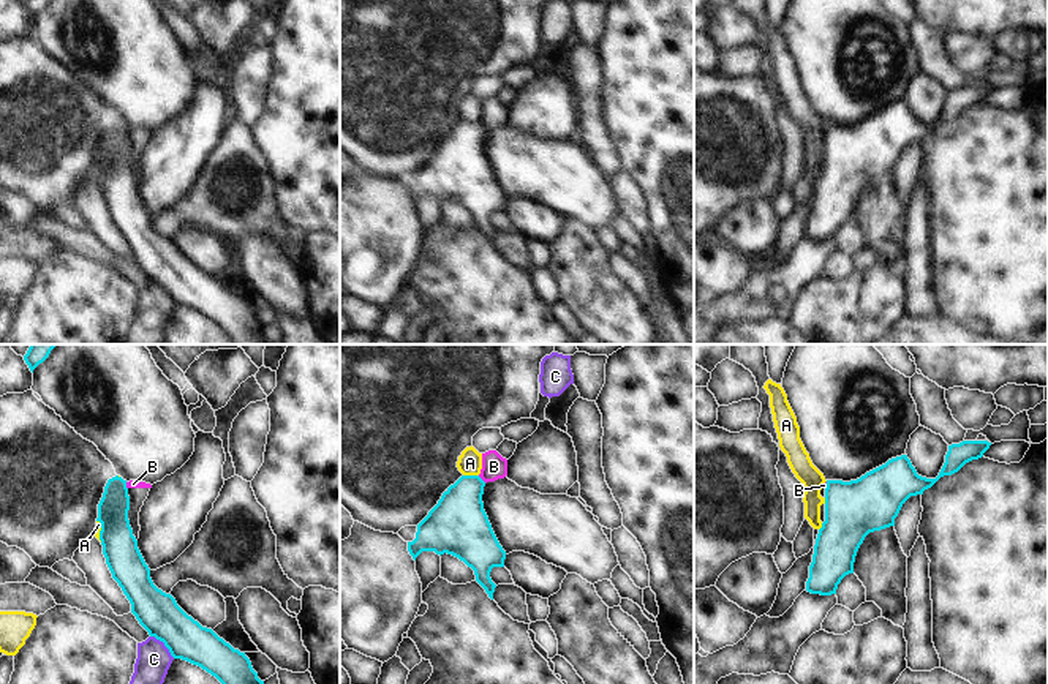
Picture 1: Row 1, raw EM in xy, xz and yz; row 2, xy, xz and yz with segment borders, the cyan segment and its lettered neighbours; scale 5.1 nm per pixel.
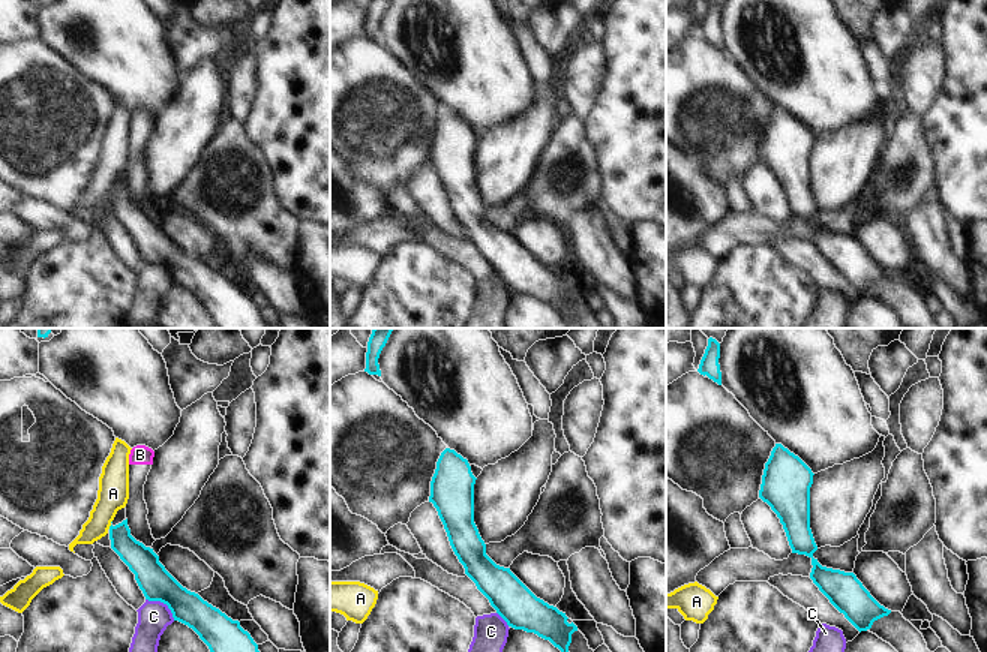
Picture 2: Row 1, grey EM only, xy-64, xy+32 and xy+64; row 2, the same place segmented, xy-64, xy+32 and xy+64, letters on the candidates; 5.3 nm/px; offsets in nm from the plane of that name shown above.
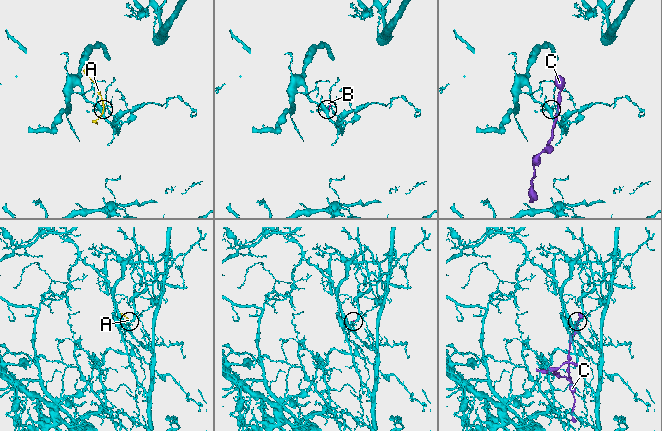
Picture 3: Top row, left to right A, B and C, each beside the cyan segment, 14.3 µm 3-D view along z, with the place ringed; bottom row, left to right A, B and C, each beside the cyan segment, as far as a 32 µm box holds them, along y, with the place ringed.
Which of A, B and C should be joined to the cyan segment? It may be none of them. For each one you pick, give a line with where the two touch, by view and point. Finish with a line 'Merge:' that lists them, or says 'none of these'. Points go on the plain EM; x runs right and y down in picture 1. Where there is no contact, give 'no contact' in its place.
Merge: none of these

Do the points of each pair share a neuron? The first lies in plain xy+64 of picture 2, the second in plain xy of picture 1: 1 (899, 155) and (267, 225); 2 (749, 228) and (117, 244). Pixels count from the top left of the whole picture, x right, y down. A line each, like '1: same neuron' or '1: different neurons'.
1: same neuron
2: different neurons

